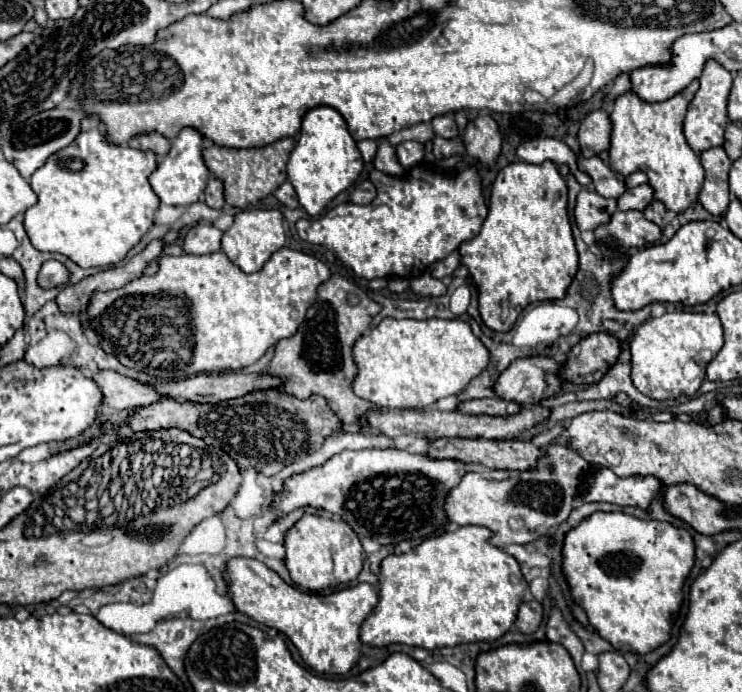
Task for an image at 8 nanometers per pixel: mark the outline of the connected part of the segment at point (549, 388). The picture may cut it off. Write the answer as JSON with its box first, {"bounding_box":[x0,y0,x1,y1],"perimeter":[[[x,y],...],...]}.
{"bounding_box":[493,356,561,406],"perimeter":[[[547,356],[519,358],[519,360],[513,360],[509,364],[509,368],[505,368],[499,374],[493,390],[495,390],[495,394],[499,398],[513,400],[513,402],[517,402],[521,406],[525,406],[525,404],[537,404],[537,402],[541,402],[541,400],[545,400],[549,396],[555,396],[559,392],[561,378],[559,378],[557,372],[559,372],[559,364],[555,360],[551,360],[551,358],[547,358]]]}

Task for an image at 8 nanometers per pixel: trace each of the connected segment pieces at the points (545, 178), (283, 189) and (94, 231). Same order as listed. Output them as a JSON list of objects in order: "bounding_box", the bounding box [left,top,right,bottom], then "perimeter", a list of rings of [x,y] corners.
[{"bounding_box":[459,162,577,332],"perimeter":[[[513,162],[499,170],[489,198],[489,214],[483,222],[481,232],[459,246],[461,264],[469,270],[469,278],[477,290],[479,314],[491,330],[509,332],[515,326],[517,316],[531,302],[559,300],[565,296],[567,286],[571,284],[577,272],[577,250],[571,234],[571,224],[567,216],[567,186],[557,166],[553,162],[529,164]]]},{"bounding_box":[275,182,299,208],"perimeter":[[[283,182],[275,192],[275,198],[279,202],[283,202],[287,208],[299,208],[299,200],[297,200],[297,194],[295,194],[295,188],[291,186],[291,182]]]},{"bounding_box":[25,128,159,268],"perimeter":[[[99,128],[81,132],[69,146],[55,152],[29,180],[37,194],[37,204],[25,212],[25,232],[31,244],[43,252],[59,252],[71,258],[81,268],[111,266],[141,240],[153,226],[153,214],[159,208],[159,198],[151,190],[147,176],[155,170],[155,154],[131,146],[113,146]]]}]

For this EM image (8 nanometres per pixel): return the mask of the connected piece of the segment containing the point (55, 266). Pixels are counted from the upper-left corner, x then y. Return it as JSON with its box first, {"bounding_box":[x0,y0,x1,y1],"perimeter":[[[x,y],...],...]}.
{"bounding_box":[39,260,69,288],"perimeter":[[[49,260],[41,266],[39,270],[39,286],[43,288],[51,288],[51,286],[57,286],[57,284],[63,284],[67,282],[69,274],[67,274],[67,268],[61,264],[61,262],[55,262],[55,260]]]}

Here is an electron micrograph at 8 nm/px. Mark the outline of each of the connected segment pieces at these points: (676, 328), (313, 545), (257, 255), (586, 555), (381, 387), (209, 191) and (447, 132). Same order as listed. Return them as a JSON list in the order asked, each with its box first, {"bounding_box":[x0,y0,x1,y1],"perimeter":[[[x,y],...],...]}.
[{"bounding_box":[629,310,723,400],"perimeter":[[[675,310],[665,312],[661,318],[649,318],[635,328],[629,340],[633,386],[655,400],[677,398],[679,394],[693,396],[705,378],[705,366],[721,346],[723,328],[717,314]]]},{"bounding_box":[285,514,363,590],"perimeter":[[[303,514],[303,518],[287,530],[285,534],[285,566],[291,580],[301,590],[325,590],[337,584],[347,584],[355,580],[361,572],[363,548],[359,536],[343,520],[321,518],[317,514]]]},{"bounding_box":[221,210,285,274],"perimeter":[[[243,210],[235,216],[231,228],[223,232],[221,238],[221,250],[235,266],[239,266],[247,274],[261,270],[269,256],[283,246],[285,246],[285,228],[281,210]]]},{"bounding_box":[561,512,695,654],"perimeter":[[[593,512],[591,516],[587,516],[585,520],[579,522],[579,526],[571,528],[565,538],[563,538],[563,562],[561,562],[561,568],[563,568],[563,574],[567,578],[567,584],[569,584],[569,590],[571,590],[571,596],[573,600],[585,610],[587,614],[587,620],[589,624],[599,632],[599,636],[603,640],[607,640],[615,650],[619,652],[635,652],[635,654],[647,654],[649,650],[657,648],[659,644],[663,644],[667,638],[669,638],[669,632],[671,632],[671,616],[681,608],[681,602],[683,602],[683,582],[695,562],[695,544],[693,544],[693,538],[687,530],[683,528],[675,528],[673,524],[669,522],[655,522],[655,520],[641,520],[641,518],[635,518],[631,514],[625,514],[625,512]]]},{"bounding_box":[351,318,489,410],"perimeter":[[[385,318],[379,326],[371,328],[367,334],[355,340],[353,360],[357,366],[357,376],[353,380],[351,390],[371,402],[377,408],[385,410],[401,410],[401,408],[425,408],[439,398],[459,394],[467,382],[485,370],[489,362],[487,348],[473,336],[471,326],[463,320],[395,320]]]},{"bounding_box":[203,178,223,208],"perimeter":[[[211,178],[207,188],[205,188],[205,194],[203,194],[203,200],[209,208],[223,208],[223,184],[217,180],[217,178]]]},{"bounding_box":[431,114,459,138],"perimeter":[[[441,114],[441,116],[435,116],[431,120],[433,124],[433,130],[437,136],[441,138],[457,138],[459,136],[459,128],[457,128],[457,122],[453,118],[453,114]]]}]

